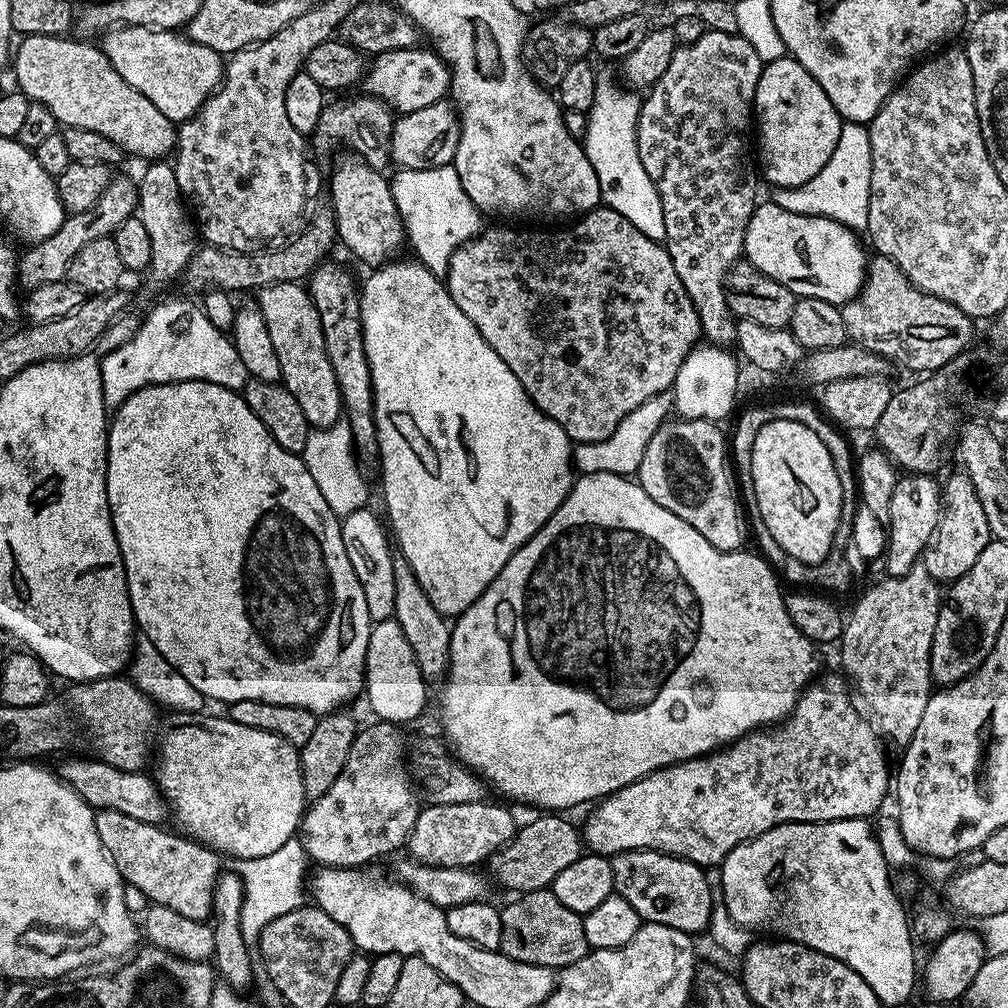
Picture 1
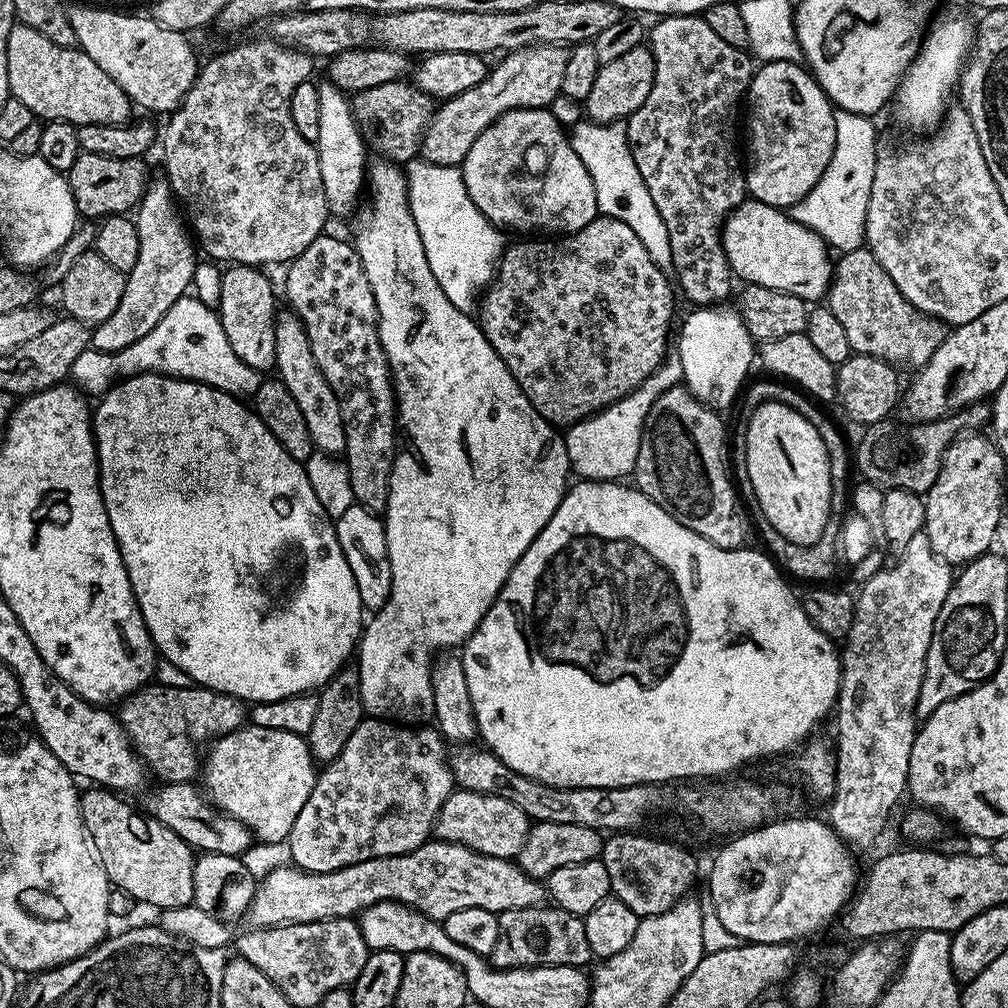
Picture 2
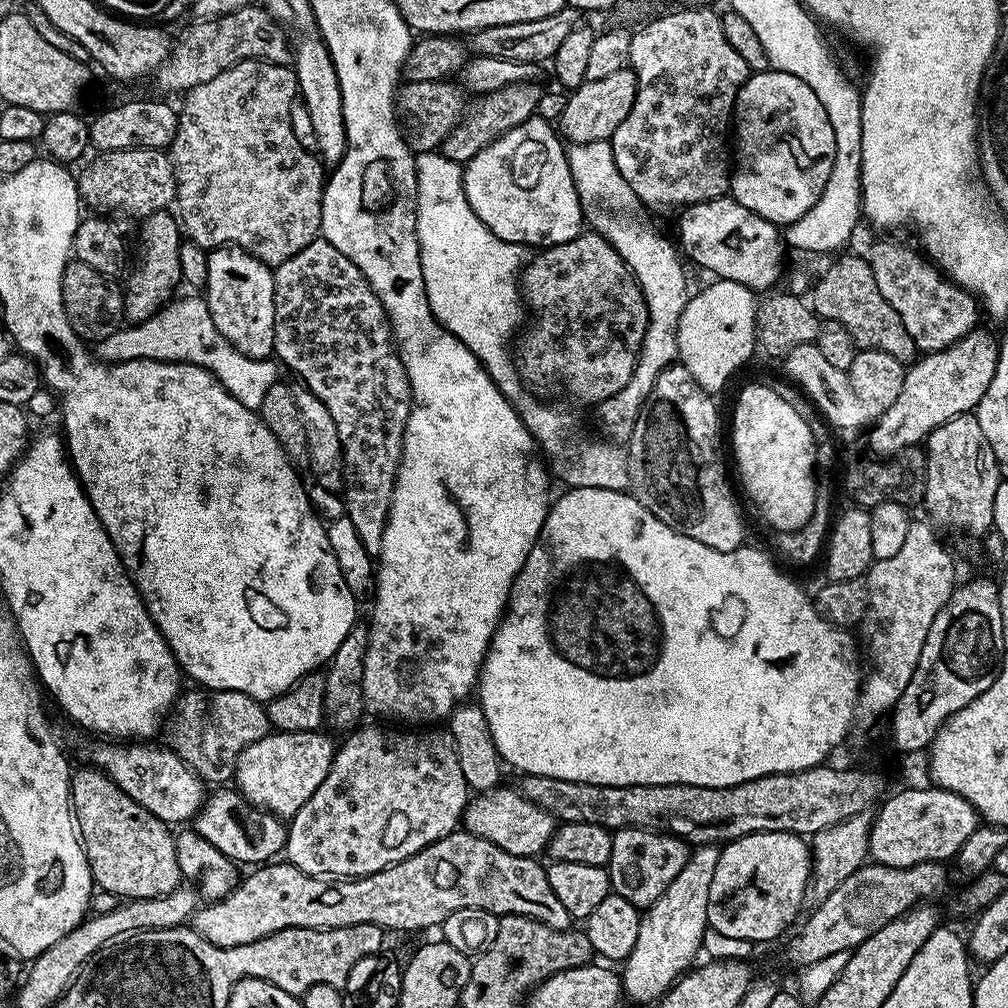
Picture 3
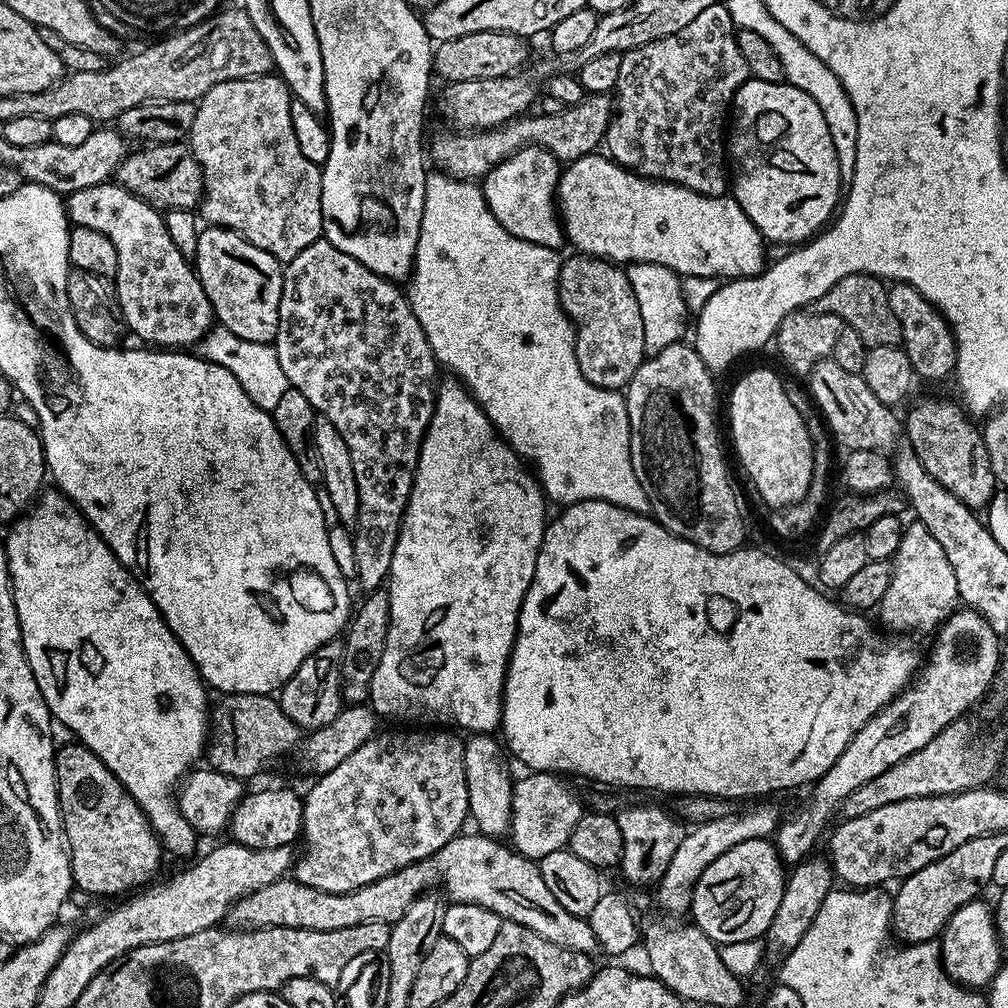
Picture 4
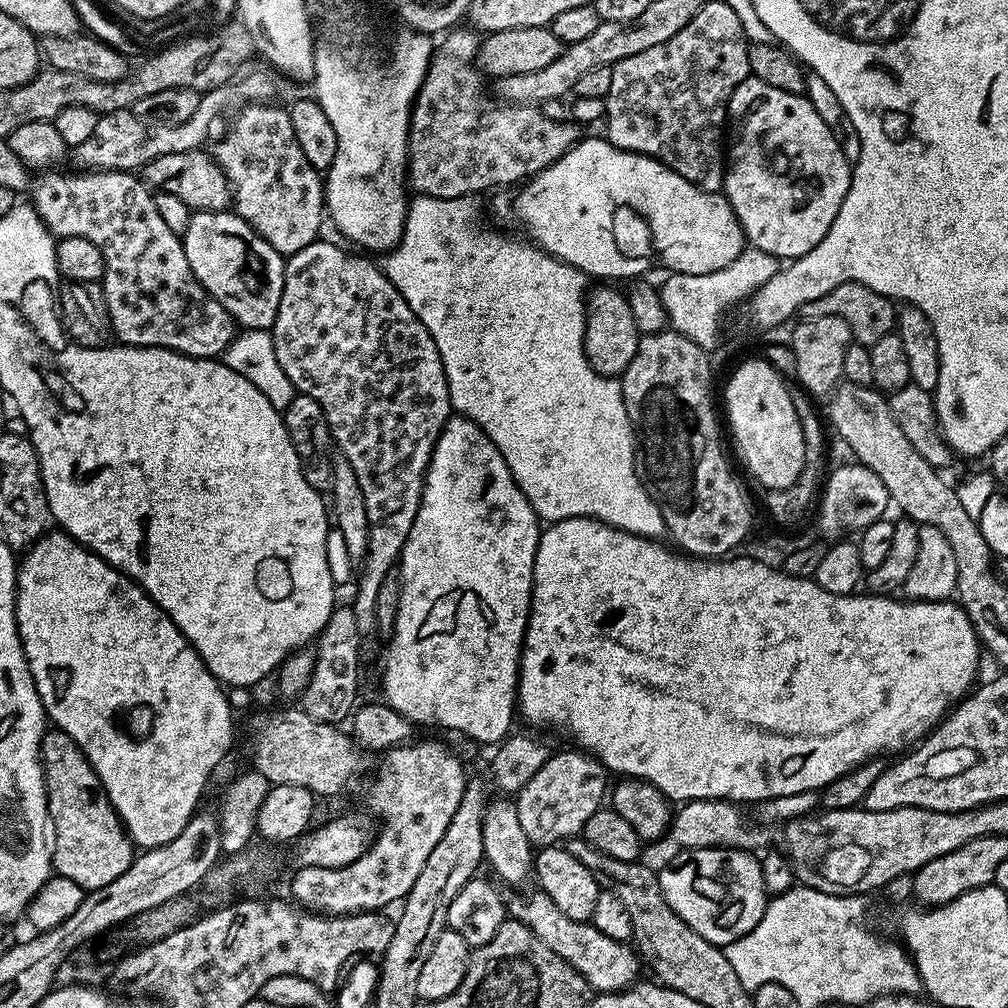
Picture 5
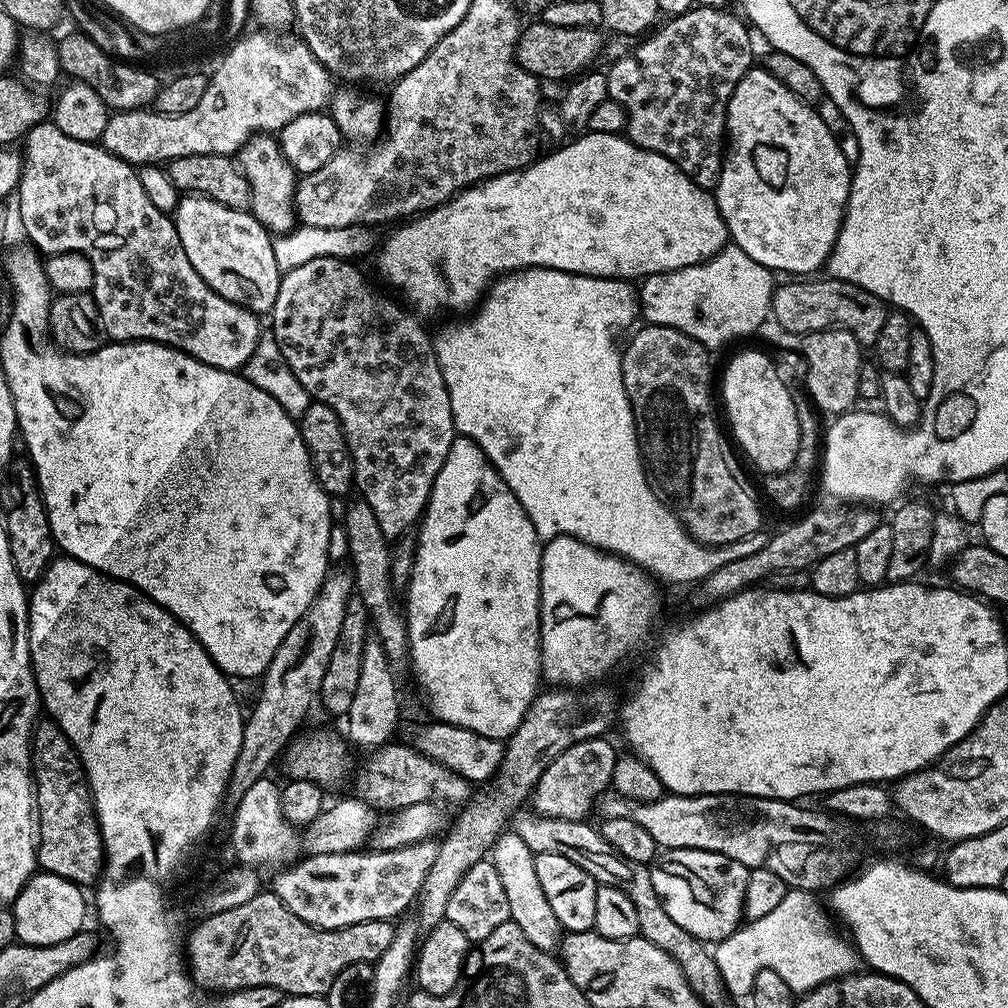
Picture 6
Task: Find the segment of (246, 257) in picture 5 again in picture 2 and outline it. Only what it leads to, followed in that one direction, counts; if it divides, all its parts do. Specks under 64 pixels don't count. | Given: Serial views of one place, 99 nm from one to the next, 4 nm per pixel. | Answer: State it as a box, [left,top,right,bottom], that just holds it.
[218,264,276,374]

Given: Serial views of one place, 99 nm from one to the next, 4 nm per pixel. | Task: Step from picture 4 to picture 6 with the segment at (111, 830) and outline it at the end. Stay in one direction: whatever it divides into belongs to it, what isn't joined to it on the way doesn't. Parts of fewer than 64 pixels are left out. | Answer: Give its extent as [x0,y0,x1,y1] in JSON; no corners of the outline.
[32,718,104,886]

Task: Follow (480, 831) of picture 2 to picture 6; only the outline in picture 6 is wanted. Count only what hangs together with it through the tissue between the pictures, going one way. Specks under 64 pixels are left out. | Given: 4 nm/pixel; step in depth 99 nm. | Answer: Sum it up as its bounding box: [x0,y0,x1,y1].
[530,738,618,821]

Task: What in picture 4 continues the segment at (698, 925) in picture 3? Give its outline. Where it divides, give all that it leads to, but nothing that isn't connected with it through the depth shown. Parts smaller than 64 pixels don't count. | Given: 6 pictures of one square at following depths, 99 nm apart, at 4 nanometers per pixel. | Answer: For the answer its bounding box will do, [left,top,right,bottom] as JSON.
[655,802,782,917]

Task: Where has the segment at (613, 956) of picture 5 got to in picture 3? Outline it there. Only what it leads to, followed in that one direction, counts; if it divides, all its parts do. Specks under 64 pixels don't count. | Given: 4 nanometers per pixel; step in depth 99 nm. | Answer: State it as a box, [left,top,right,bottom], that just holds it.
[190,830,574,948]

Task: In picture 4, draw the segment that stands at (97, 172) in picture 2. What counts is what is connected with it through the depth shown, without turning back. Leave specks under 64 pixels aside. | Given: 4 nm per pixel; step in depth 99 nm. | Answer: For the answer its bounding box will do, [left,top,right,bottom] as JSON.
[115,143,204,210]

